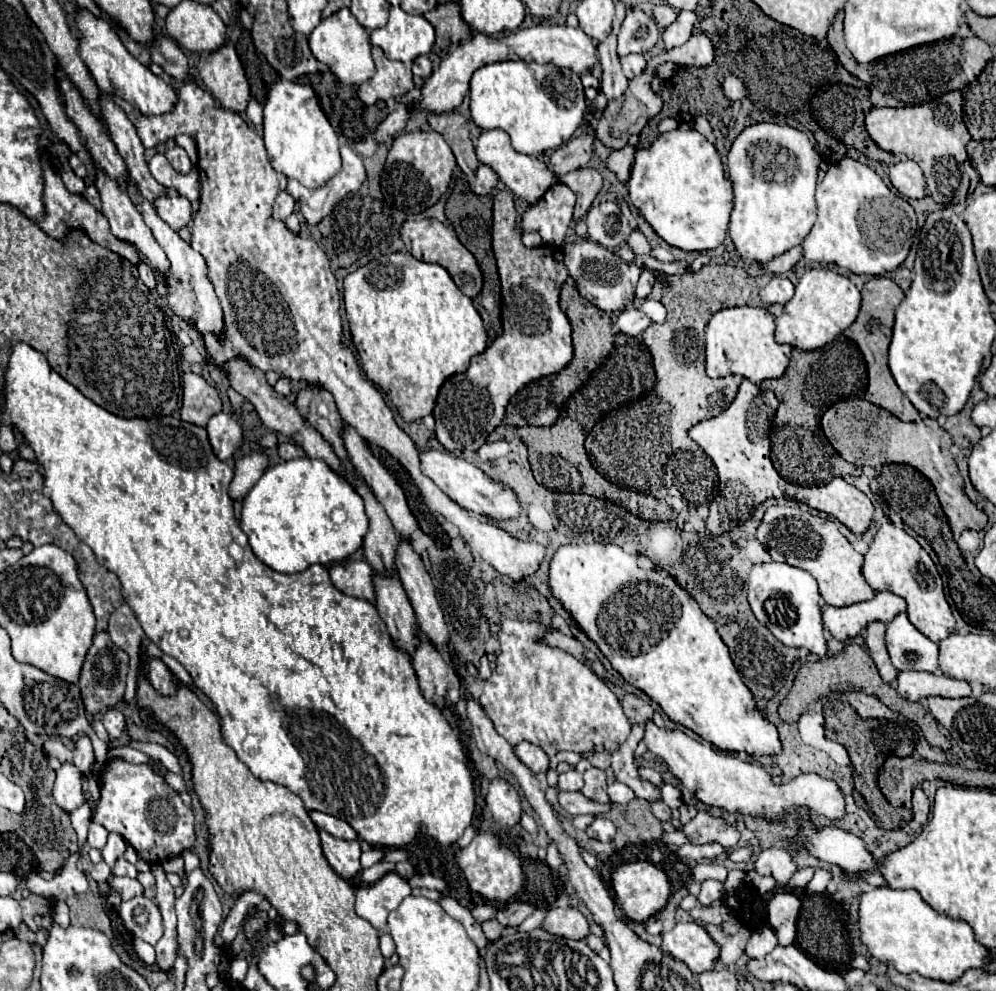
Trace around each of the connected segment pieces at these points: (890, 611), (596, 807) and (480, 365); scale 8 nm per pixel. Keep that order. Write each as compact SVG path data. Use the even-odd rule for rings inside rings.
M876 592L872 600L858 602L852 606L836 608L824 606L824 628L842 642L858 636L870 622L892 622L900 612L906 612L906 600L892 592Z
M558 792L560 806L570 814L594 814L600 816L608 810L608 804L598 804L584 798L580 792Z
M502 190L494 196L492 248L502 282L504 334L482 354L476 354L464 374L456 374L442 384L434 408L434 434L438 442L454 454L478 450L486 442L486 436L502 422L506 404L524 384L556 374L572 360L570 320L560 308L560 288L568 280L562 248L526 248L522 244L510 190Z

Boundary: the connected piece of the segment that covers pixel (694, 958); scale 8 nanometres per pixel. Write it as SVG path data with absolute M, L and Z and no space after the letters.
M678 922L670 932L664 932L662 938L662 952L686 962L696 974L714 970L720 958L720 946L698 922Z

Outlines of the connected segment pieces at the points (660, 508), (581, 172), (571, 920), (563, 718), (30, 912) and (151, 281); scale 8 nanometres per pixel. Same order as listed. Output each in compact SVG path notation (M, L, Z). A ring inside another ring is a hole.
M638 494L638 516L642 520L650 520L650 522L662 522L668 520L668 514L674 512L674 508L670 508L666 504L666 500L658 500L652 494Z
M578 168L570 174L564 174L560 182L564 182L570 190L576 192L578 202L574 208L574 220L580 220L588 212L598 190L602 188L602 176L594 168Z
M548 908L546 918L542 922L542 928L550 934L572 938L572 940L582 940L590 934L588 920L584 918L582 912L576 908Z
M504 620L498 634L500 652L496 670L484 684L480 704L496 730L512 744L532 742L550 758L560 750L590 752L602 746L608 752L628 738L632 724L616 694L572 654L546 646L538 640L546 626L538 622Z
M30 894L28 898L22 898L22 900L20 900L20 908L22 908L24 922L28 922L28 924L30 924L32 916L36 916L36 914L46 914L46 912L50 912L50 908L52 908L52 906L50 906L50 902L48 902L46 898Z
M140 258L140 264L138 264L138 272L140 272L140 278L142 278L142 282L148 286L148 288L154 288L156 286L156 278L154 278L154 272L152 272L152 268Z

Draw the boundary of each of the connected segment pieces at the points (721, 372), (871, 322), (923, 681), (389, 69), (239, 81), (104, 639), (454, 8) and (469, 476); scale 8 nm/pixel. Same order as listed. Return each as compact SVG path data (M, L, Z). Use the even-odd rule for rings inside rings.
M724 308L706 326L706 372L710 378L740 374L754 384L780 378L790 362L792 348L774 340L774 316L766 308Z
M876 276L872 280L868 280L862 288L862 306L860 306L860 314L856 318L856 322L844 332L850 340L854 340L860 348L860 352L864 354L866 360L866 368L868 368L868 386L866 386L866 394L864 398L888 412L892 412L898 418L906 418L904 416L904 396L900 392L900 388L896 386L890 368L888 368L888 346L890 346L890 338L892 338L892 326L894 326L894 310L898 308L898 304L902 302L904 292L900 290L900 286L884 276Z
M900 672L896 680L896 690L906 700L920 700L928 696L964 698L972 694L972 688L966 680L956 680L944 674L930 672Z
M372 48L372 58L376 64L376 74L362 86L358 86L358 96L364 104L376 104L378 100L388 100L392 96L402 96L414 88L412 72L408 64L388 60L382 48Z
M234 40L216 52L204 52L198 62L198 76L224 108L240 114L246 110L250 102L250 84L236 54Z
M98 632L92 640L88 654L86 654L82 674L80 674L80 682L78 682L80 692L82 692L82 700L86 704L86 712L100 714L106 708L118 704L124 698L126 674L128 674L128 654L112 644L108 632Z
M450 2L450 4L438 4L434 10L426 12L424 18L434 26L436 30L436 40L440 44L444 44L444 50L440 50L434 44L434 52L438 56L446 56L448 46L450 44L458 44L460 40L466 40L472 30L470 26L462 20L460 16L460 4L458 2Z
M420 452L422 472L456 504L462 508L476 512L480 516L488 516L494 520L514 520L520 516L520 502L514 490L506 488L502 482L484 474L478 466L466 462L464 458L456 458L446 452Z

